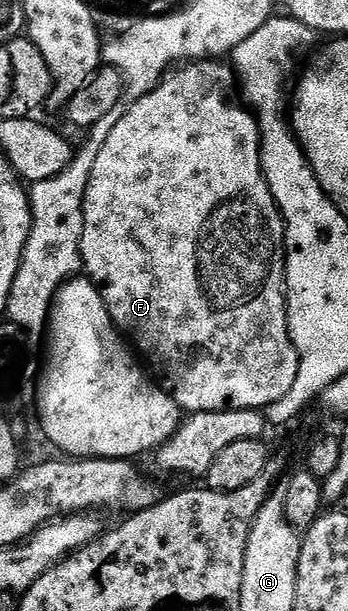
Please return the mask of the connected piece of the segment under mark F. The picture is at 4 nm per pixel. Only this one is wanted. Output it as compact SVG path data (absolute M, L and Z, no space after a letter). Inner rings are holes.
M219 58L193 60L168 71L154 90L145 94L145 98L134 101L128 107L131 109L119 116L117 126L113 126L113 134L105 138L105 146L101 146L97 162L93 162L93 174L83 203L81 254L86 279L99 288L116 328L134 345L138 355L151 363L150 371L157 377L158 383L187 414L250 408L265 410L277 402L277 398L285 398L285 394L293 390L299 369L299 355L291 341L287 321L285 222L261 166L259 121L250 107L231 97L231 84L233 88L235 83L234 68Z

